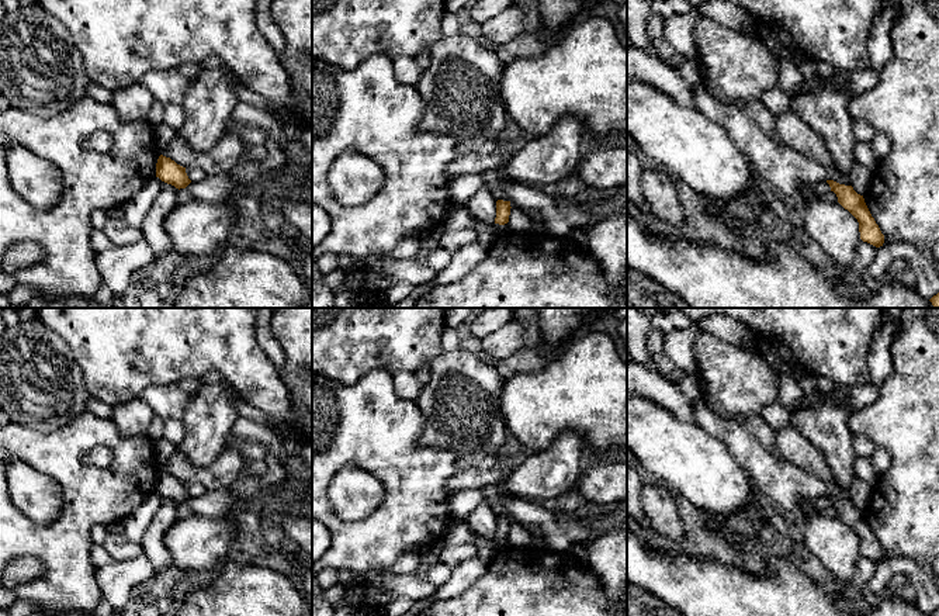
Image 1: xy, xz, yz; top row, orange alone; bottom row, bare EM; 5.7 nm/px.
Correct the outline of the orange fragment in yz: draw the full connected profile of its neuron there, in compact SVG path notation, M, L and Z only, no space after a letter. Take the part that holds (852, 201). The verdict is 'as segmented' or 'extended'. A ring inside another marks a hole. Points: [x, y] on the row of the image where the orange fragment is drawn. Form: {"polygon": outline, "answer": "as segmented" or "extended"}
{"polygon": "M827 180L838 197L838 203L848 210L859 222L860 239L876 248L883 246L884 235L872 217L863 195L857 194L852 186L839 184L834 180Z", "answer": "as segmented"}

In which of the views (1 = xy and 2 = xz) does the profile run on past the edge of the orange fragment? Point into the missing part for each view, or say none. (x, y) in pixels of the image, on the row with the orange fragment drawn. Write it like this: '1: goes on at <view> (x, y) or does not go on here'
1: does not go on here
2: does not go on here

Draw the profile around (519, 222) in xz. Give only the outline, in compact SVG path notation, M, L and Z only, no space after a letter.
M512 207L509 215L509 231L517 233L531 233L531 218L520 207Z

